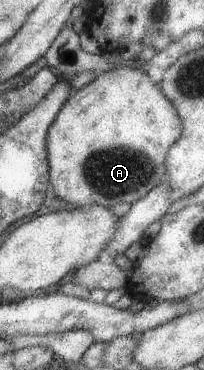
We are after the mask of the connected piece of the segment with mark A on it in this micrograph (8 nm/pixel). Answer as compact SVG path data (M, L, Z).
M121 66L98 73L87 85L74 91L51 122L45 138L49 184L55 197L77 208L101 205L111 209L117 203L133 203L167 177L167 150L181 135L181 121L171 101L161 93L147 73Z

